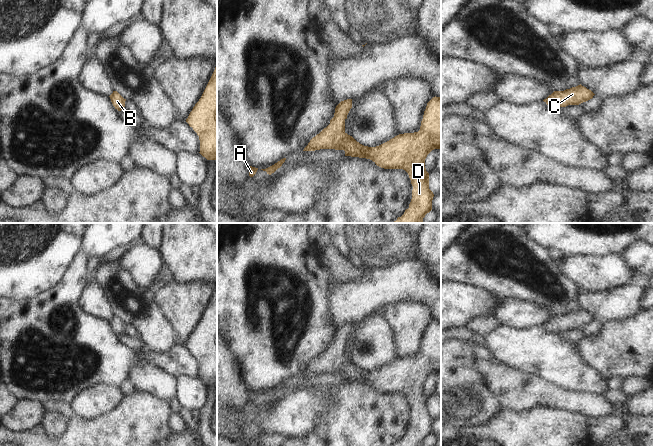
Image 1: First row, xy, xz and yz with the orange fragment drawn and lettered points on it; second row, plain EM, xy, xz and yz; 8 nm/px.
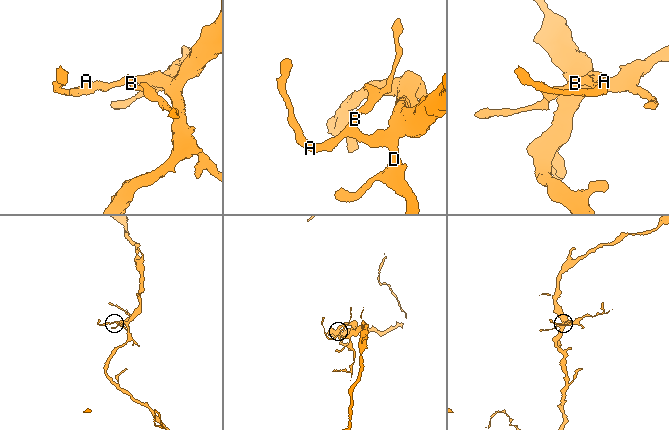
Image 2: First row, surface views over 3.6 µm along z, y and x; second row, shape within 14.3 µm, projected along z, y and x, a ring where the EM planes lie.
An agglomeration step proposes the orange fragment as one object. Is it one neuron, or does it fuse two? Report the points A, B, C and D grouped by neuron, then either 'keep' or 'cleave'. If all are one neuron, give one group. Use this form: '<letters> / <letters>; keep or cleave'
A B C D; keep

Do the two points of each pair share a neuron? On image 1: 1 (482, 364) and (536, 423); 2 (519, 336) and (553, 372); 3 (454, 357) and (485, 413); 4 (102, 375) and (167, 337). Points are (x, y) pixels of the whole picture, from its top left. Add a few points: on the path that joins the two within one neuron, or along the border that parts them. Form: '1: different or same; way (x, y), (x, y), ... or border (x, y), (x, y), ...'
1: different; border (547, 407), (535, 407), (521, 412), (503, 410)
2: same; way (528, 345), (546, 363)
3: same; way (455, 371), (455, 383), (471, 399)
4: different; border (145, 348), (160, 352), (168, 352), (171, 349)

